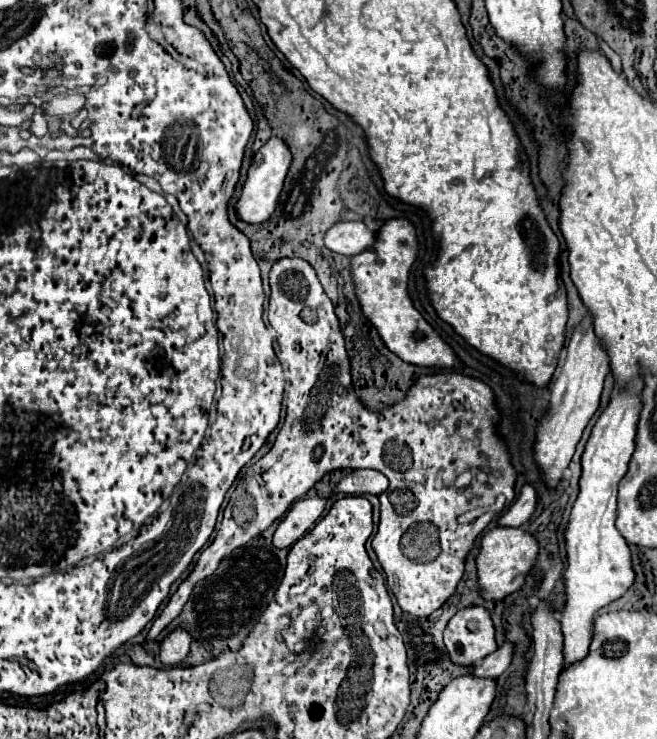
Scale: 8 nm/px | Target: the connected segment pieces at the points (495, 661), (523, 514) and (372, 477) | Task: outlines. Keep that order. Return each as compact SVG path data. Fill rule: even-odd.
M505 643L501 645L497 651L493 651L491 655L487 655L485 659L481 659L475 669L471 671L471 675L483 677L483 679L497 679L511 663L511 655L513 655L513 645Z
M525 485L523 491L519 493L517 501L507 509L507 513L497 521L497 525L499 527L521 527L521 525L525 525L535 511L535 501L537 501L537 497L535 497L533 487Z
M355 469L353 473L345 475L333 493L345 493L345 495L381 495L387 491L387 477L373 469Z

